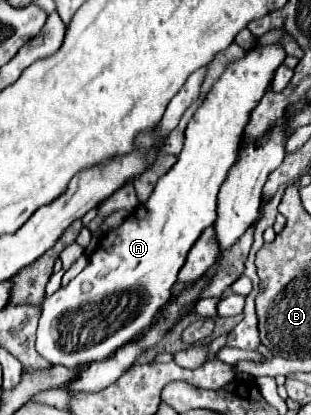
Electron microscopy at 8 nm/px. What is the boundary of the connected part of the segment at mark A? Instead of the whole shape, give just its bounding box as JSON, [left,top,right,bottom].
[37,45,283,369]

